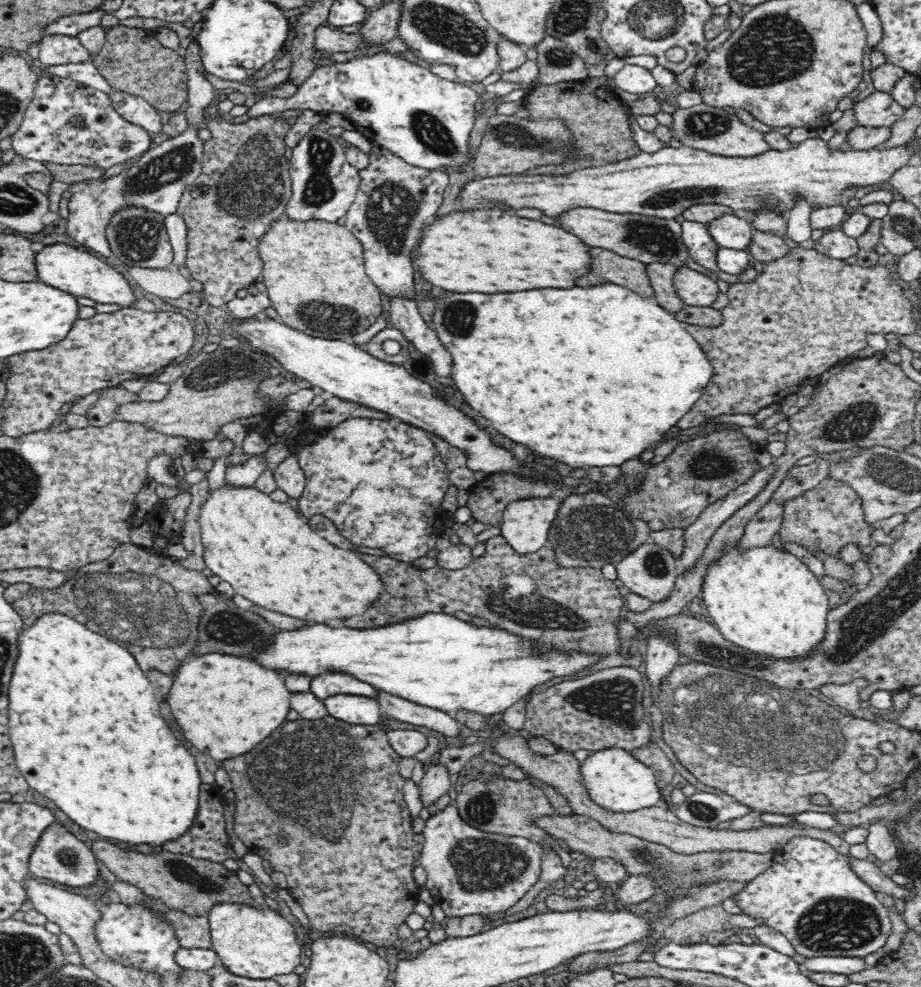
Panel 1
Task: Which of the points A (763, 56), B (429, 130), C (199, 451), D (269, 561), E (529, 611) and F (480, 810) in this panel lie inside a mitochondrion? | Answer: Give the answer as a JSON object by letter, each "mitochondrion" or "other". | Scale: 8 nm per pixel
{"A":"mitochondrion","B":"mitochondrion","C":"other","D":"other","E":"mitochondrion","F":"mitochondrion"}

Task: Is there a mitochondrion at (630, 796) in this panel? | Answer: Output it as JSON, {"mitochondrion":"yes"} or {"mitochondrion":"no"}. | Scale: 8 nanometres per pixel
{"mitochondrion":"no"}

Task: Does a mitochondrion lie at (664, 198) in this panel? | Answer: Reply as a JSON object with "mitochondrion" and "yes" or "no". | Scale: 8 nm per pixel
{"mitochondrion":"yes"}

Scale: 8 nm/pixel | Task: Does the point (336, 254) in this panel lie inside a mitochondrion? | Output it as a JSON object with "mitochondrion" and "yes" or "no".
{"mitochondrion":"no"}

